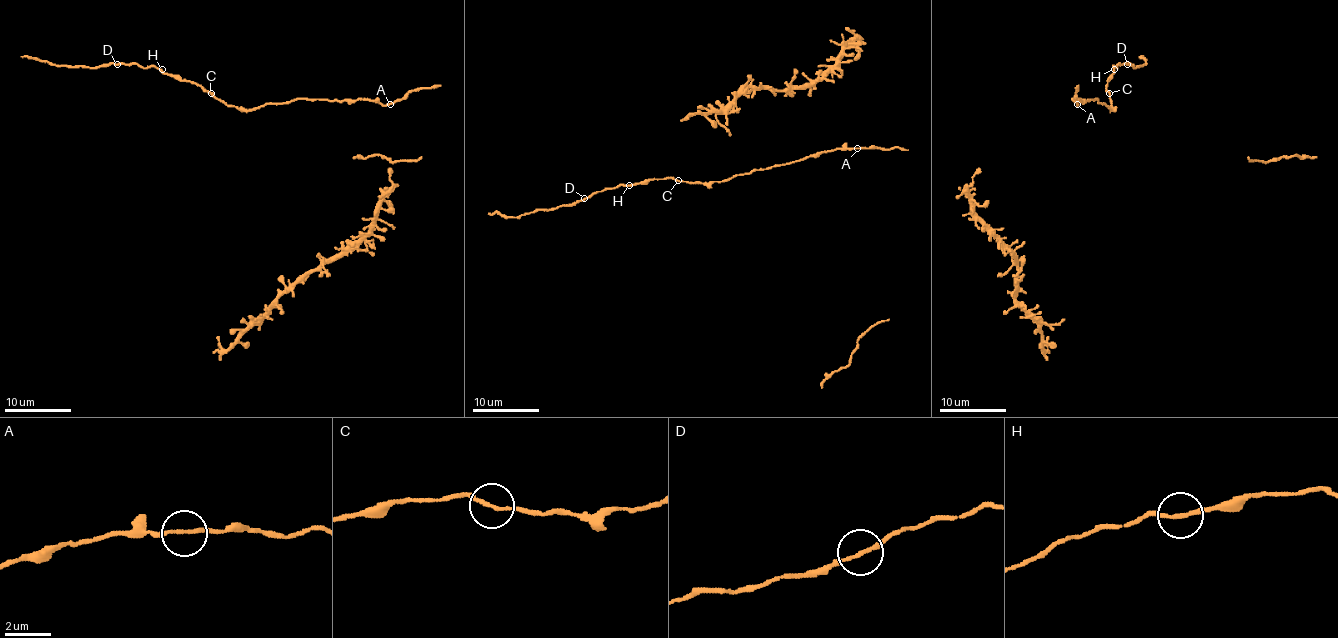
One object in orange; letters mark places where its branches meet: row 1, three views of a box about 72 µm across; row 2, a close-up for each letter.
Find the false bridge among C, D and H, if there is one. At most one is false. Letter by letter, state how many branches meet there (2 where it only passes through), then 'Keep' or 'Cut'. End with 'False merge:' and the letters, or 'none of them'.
C: Branches: 2. Keep
D: Branches: 2. Keep
H: Branches: 2. Keep
False merge: none of them

